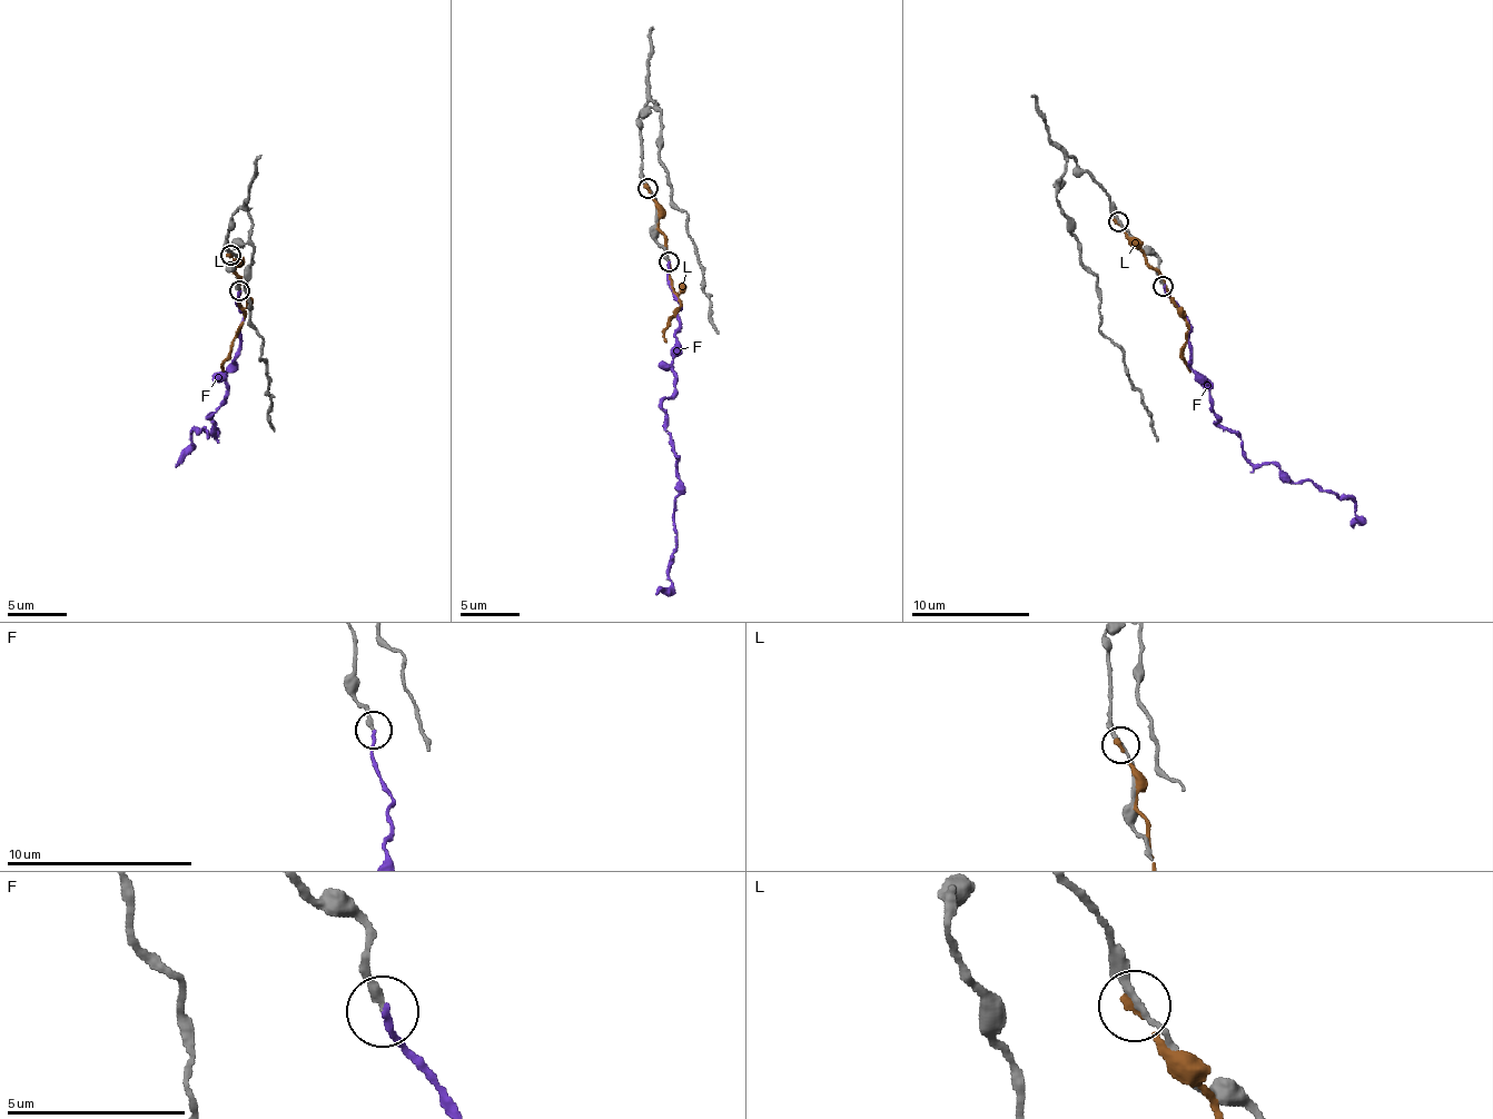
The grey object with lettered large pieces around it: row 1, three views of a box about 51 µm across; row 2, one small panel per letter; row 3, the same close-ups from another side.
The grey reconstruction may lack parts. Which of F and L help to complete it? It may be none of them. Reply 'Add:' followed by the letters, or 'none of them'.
Add: F

